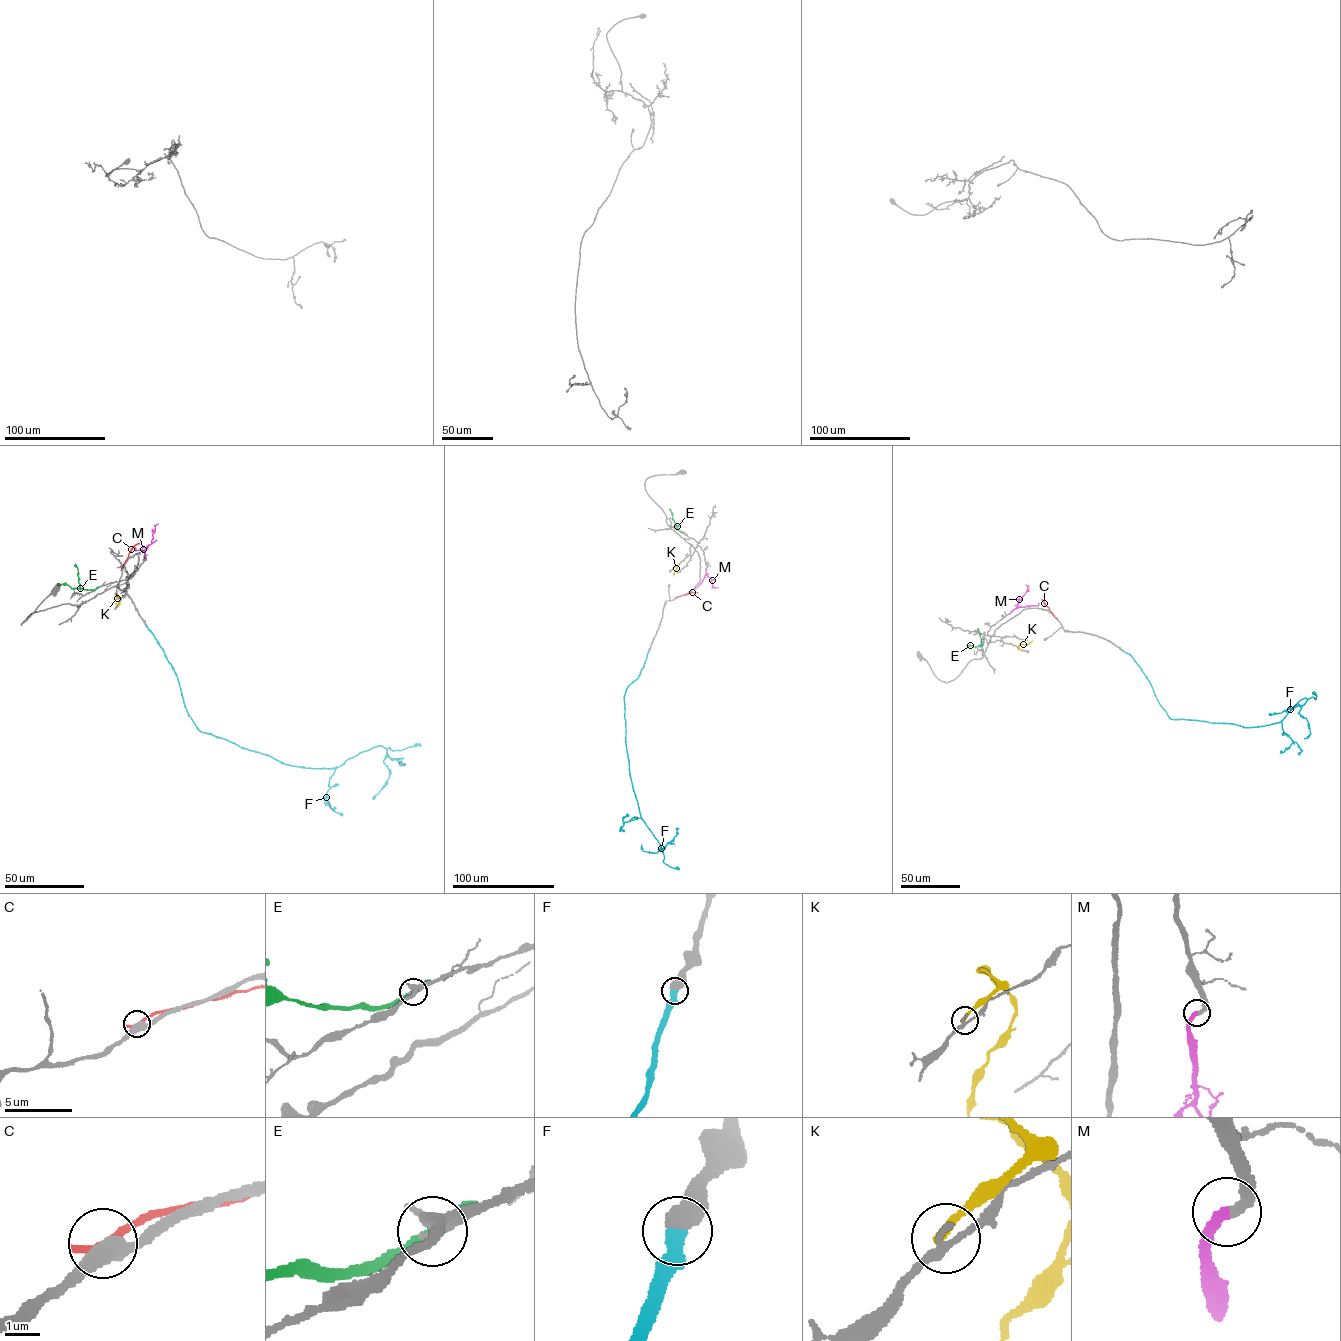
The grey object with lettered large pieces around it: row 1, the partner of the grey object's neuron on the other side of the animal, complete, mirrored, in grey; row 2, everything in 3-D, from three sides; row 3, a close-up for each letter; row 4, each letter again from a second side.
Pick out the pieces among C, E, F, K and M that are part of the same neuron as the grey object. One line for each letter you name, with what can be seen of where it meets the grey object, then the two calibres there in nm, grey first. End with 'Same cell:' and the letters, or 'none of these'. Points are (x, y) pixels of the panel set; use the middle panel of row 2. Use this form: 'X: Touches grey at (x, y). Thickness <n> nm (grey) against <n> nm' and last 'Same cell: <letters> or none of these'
F: Touches grey at (648, 651). Thickness 440 nm (grey) against 340 nm
M: Touches grey at (706, 568). Thickness 280 nm (grey) against 280 nm
Same cell: F, M

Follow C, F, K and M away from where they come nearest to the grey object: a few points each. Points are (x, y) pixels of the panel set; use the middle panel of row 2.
C: (676, 597), (698, 592)
F: (648, 651), (624, 697), (625, 744), (641, 818), (663, 854), (661, 846), (656, 852), (648, 852), (641, 844)
K: (673, 567), (675, 563), (674, 576)
M: (706, 568), (706, 575), (714, 587), (718, 587)

